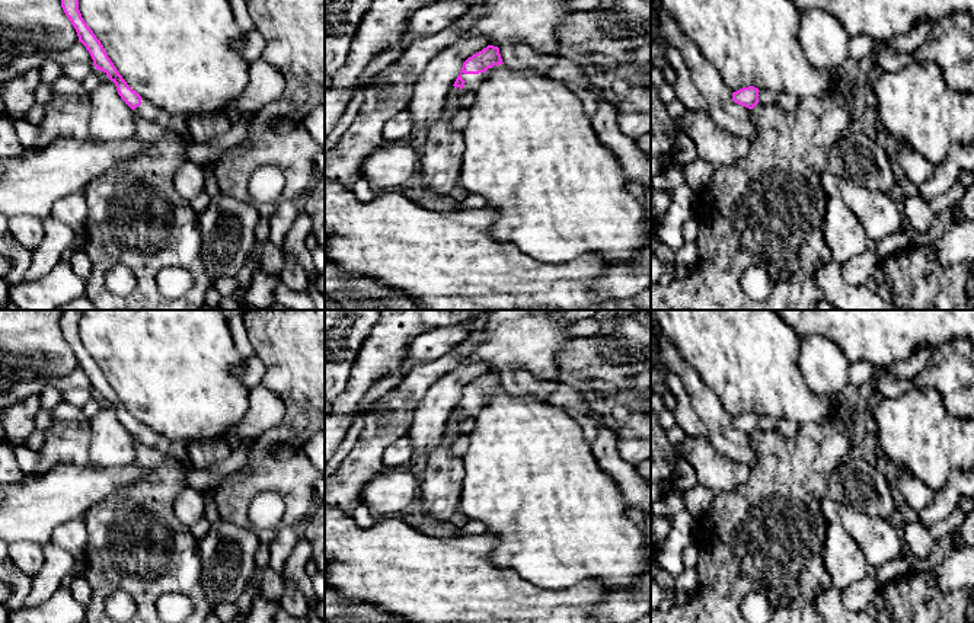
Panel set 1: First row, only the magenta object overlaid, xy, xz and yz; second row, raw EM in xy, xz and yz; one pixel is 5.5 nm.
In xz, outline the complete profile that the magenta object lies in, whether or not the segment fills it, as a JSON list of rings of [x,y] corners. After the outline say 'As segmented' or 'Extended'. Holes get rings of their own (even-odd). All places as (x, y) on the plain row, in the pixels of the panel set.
[[[488,371],[463,389],[462,397],[453,412],[475,418],[482,410],[485,397],[499,390],[504,390],[499,374]]]. Extended

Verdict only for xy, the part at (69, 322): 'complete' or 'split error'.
split error

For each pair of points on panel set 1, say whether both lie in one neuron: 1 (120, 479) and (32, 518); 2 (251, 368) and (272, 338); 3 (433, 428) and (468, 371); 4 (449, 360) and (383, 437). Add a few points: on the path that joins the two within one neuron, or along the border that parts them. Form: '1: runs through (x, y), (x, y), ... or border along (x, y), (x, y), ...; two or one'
1: runs through (98, 483), (69, 491), (54, 500); one
2: border along (255, 354), (265, 368), (262, 385); two
3: runs through (433, 414), (441, 398), (453, 386); one
4: runs through (428, 374), (398, 405), (398, 411), (392, 417); one

